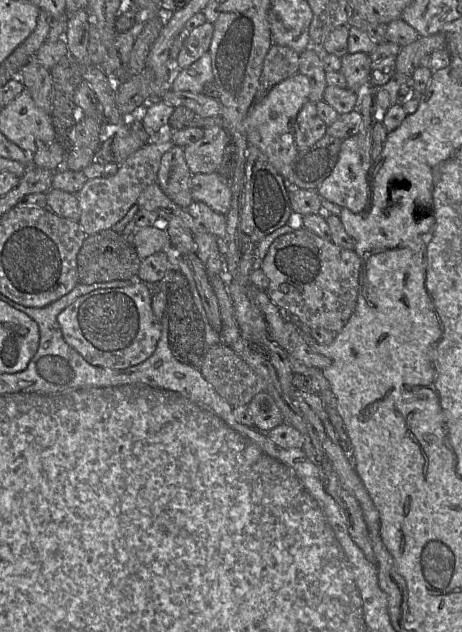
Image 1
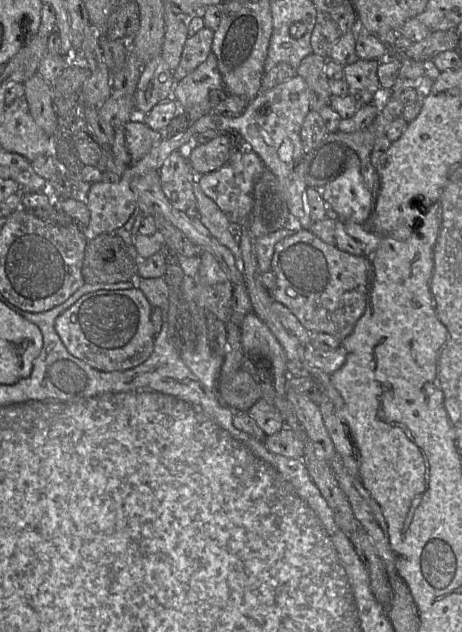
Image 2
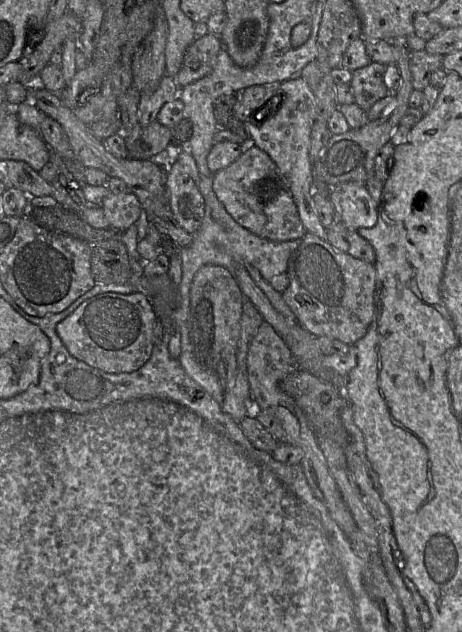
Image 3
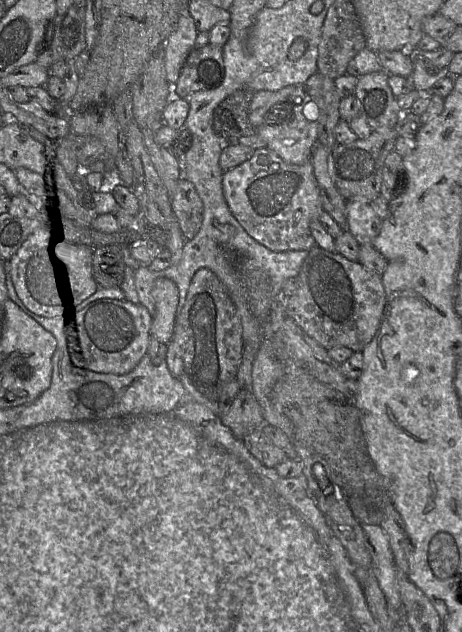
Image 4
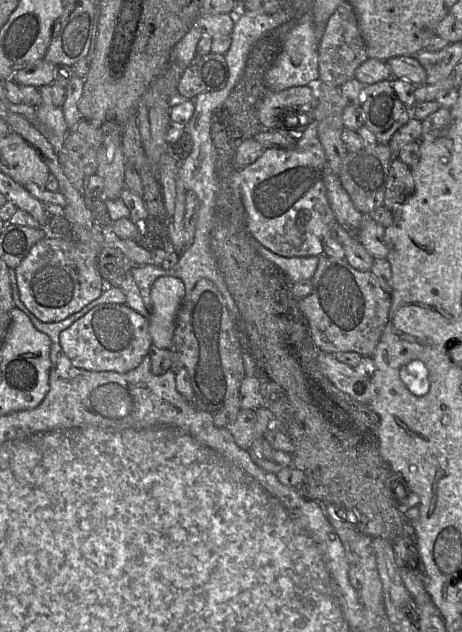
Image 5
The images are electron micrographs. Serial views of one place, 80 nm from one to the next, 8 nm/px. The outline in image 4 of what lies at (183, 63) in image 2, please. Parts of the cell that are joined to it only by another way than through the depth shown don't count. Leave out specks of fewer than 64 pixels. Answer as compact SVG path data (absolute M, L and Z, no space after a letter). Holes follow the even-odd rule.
M207 44L194 47L173 87L173 95L186 98L191 93L218 87L224 79L223 47Z

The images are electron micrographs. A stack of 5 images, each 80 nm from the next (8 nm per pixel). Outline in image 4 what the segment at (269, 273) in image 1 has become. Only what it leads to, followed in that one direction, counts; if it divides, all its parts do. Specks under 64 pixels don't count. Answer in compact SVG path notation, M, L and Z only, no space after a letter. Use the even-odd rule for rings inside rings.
M315 245L308 251L297 279L299 286L296 292L285 299L286 314L327 350L347 347L354 352L362 352L377 333L384 313L386 295L381 276L340 253L329 252Z

